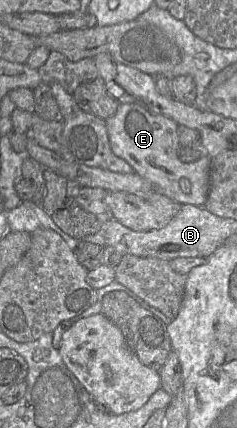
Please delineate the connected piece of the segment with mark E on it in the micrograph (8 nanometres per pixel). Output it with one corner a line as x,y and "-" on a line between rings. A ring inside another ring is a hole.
120,104
114,116
106,120
106,128
112,152
128,162
134,172
150,181
155,190
166,195
181,205
203,207
206,203
210,187
211,158
203,154
198,160
190,163
182,162
178,157
179,136
178,124
164,116
153,115
138,104

